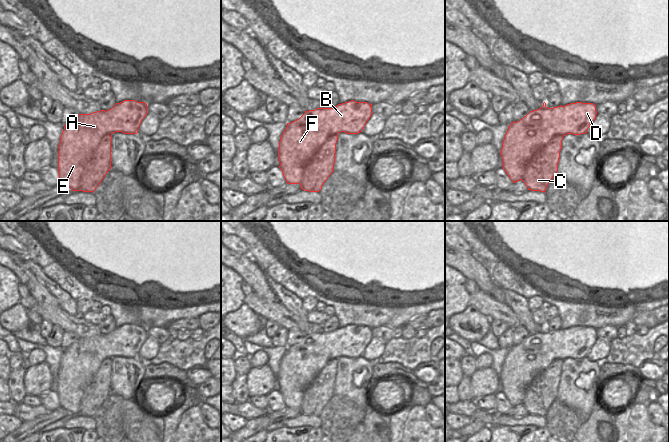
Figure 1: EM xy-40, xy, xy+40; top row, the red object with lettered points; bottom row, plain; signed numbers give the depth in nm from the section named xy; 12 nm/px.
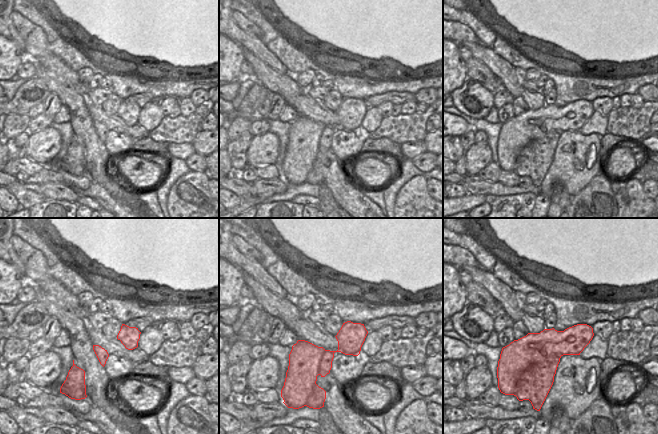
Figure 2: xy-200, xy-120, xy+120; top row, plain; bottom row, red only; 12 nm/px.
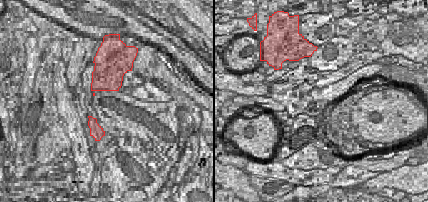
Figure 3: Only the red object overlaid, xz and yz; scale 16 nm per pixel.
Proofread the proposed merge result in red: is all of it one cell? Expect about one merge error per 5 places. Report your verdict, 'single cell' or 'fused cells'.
fused cells

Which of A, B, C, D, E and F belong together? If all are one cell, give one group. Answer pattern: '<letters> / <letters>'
A B D E F / C

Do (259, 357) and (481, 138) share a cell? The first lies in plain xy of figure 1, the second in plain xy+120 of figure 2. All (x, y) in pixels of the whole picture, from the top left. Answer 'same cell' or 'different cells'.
same cell

